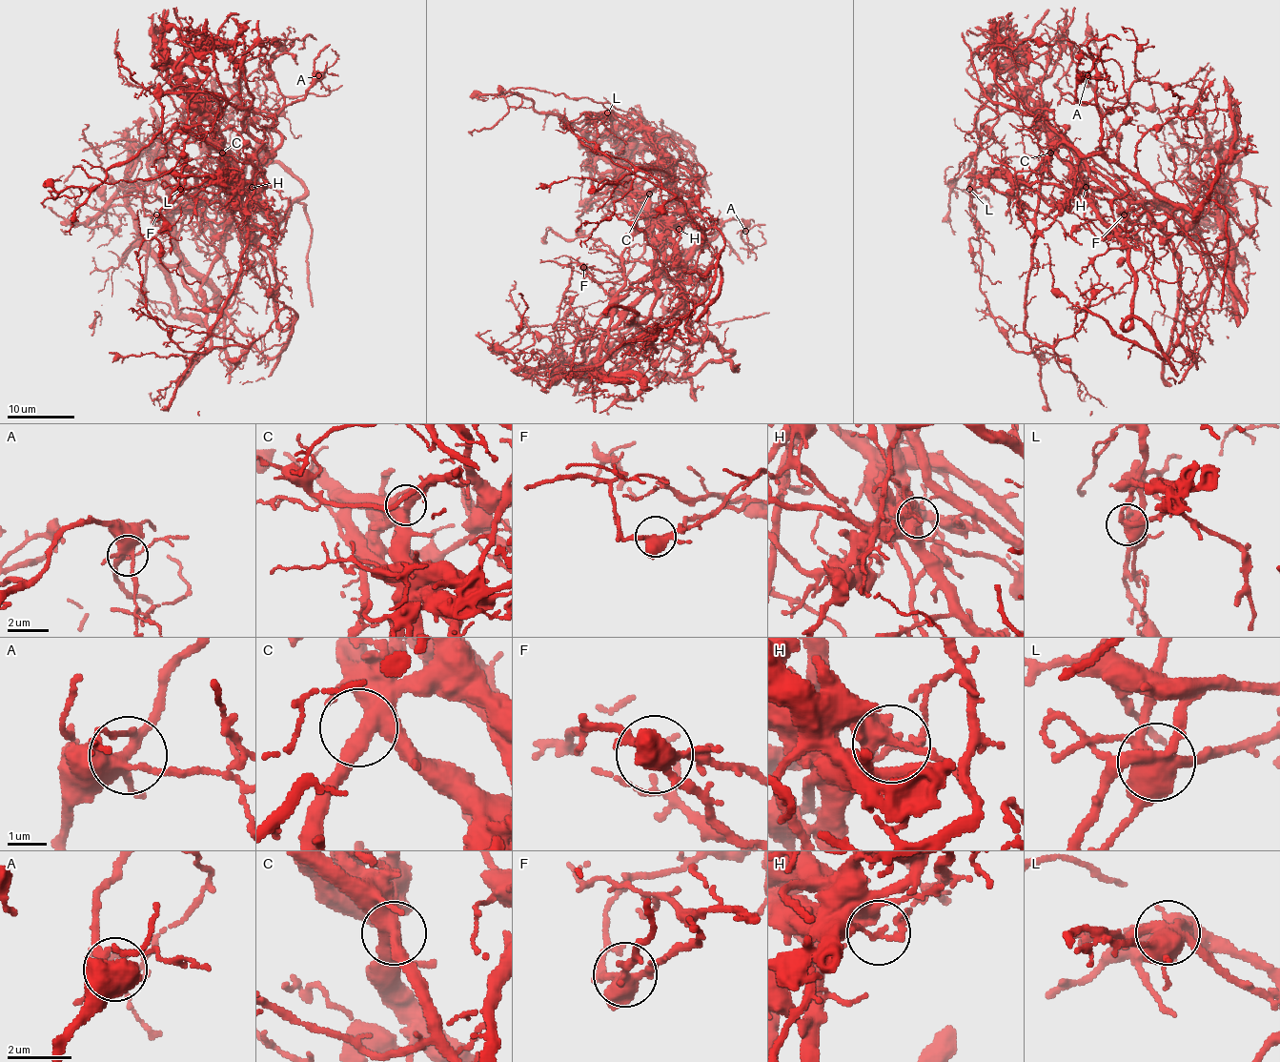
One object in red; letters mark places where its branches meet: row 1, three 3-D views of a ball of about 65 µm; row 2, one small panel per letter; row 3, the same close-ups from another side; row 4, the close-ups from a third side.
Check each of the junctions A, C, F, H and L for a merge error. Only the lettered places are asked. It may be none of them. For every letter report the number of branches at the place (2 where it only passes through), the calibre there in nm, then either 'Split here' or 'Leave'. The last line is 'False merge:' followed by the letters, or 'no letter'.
A: Branches: 5. Thickness 400 nm. Leave
C: Branches: 3. Thickness 440 nm. Leave
F: Branches: 4. Thickness 400 nm. Split here
H: Branches: 3. Thickness 120 nm. Split here
L: Branches: 5. Thickness 480 nm. Split here
False merge: F, H, L

